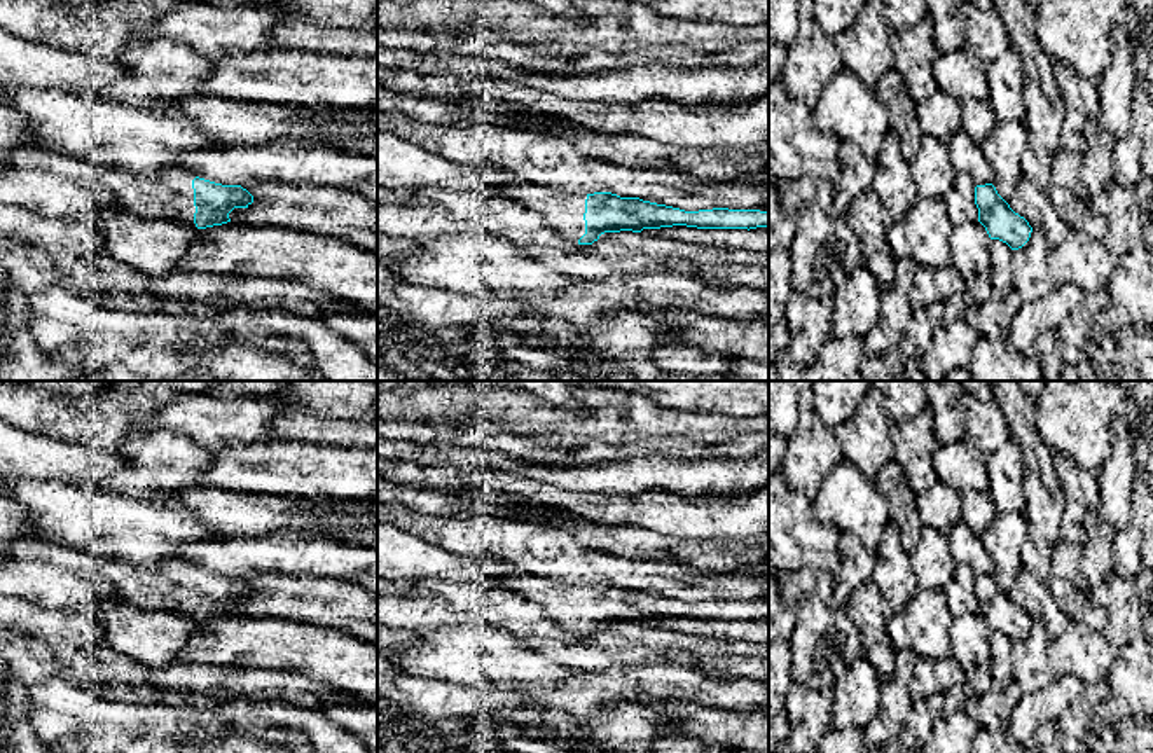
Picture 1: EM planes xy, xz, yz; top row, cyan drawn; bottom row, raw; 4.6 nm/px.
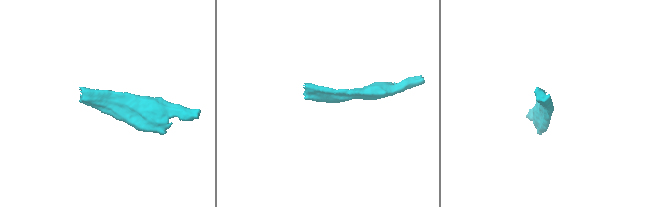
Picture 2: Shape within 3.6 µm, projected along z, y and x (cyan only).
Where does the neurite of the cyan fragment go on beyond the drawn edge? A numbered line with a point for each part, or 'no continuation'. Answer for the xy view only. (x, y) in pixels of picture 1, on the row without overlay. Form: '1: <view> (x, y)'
1: xy (168, 586)

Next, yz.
no continuation

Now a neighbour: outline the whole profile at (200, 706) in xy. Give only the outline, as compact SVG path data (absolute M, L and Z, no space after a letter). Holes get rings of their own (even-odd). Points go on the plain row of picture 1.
M187 695L182 699L183 708L201 723L213 722L213 697L210 695Z

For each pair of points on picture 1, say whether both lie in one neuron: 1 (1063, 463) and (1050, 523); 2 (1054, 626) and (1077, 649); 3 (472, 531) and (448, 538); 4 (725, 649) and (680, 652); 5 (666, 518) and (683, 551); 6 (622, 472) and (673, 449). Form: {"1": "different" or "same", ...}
{"1": "same", "2": "different", "3": "same", "4": "same", "5": "different", "6": "different"}

